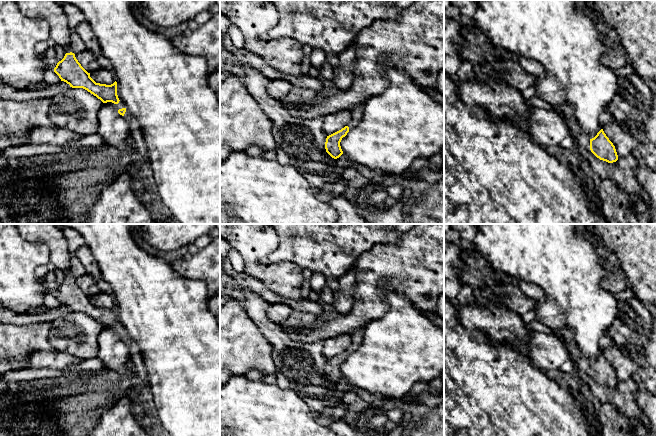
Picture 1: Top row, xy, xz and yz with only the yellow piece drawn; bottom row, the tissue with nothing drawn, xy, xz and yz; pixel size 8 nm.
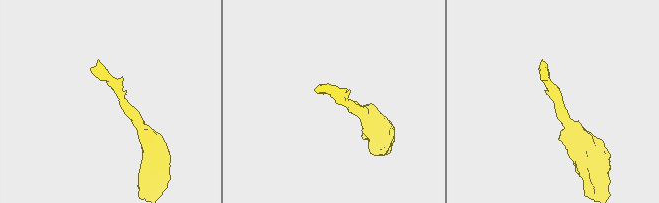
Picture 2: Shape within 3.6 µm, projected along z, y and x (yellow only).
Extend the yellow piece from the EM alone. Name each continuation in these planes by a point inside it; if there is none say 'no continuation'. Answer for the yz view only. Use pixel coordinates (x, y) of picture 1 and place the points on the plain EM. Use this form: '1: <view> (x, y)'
1: yz (582, 361)

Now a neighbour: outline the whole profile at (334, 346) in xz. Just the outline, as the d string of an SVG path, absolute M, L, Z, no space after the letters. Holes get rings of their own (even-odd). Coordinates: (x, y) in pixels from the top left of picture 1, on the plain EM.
M340 335L326 339L323 346L323 356L329 360L347 350L350 345L351 337L349 335Z

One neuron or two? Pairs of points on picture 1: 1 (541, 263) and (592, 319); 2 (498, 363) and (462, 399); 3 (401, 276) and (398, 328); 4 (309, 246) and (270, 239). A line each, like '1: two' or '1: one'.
1: one
2: one
3: two
4: two

